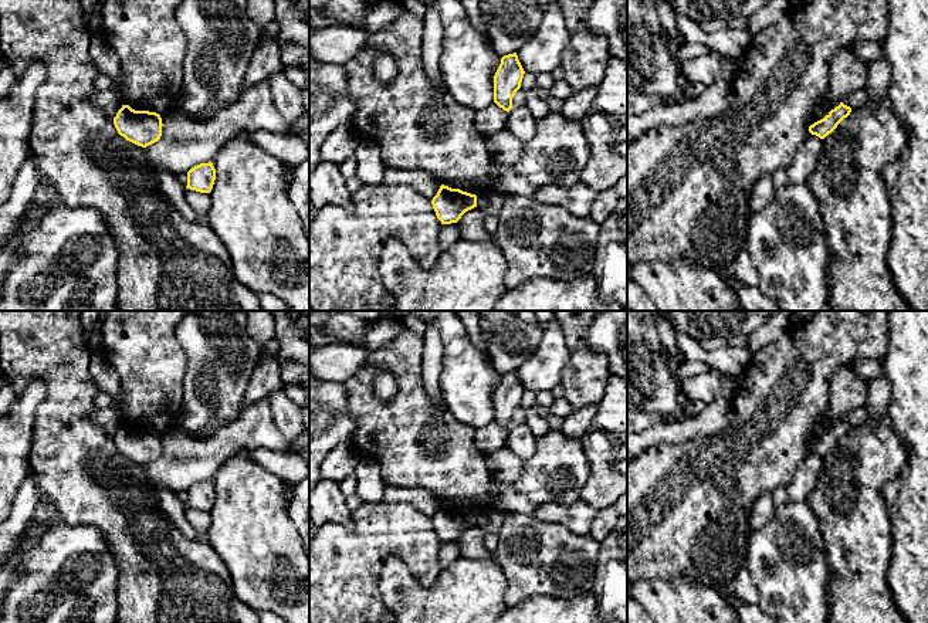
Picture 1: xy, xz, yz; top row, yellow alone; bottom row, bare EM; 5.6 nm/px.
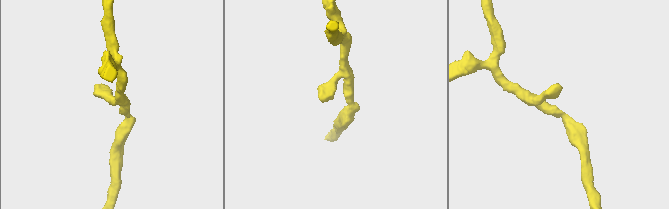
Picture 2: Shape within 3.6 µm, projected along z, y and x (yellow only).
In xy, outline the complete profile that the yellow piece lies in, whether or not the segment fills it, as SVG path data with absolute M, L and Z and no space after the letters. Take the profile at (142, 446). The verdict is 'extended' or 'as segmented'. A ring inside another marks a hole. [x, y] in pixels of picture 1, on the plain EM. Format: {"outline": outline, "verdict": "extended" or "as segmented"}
{"outline": "M122 423L114 436L114 443L121 454L142 465L158 460L163 444L159 431L135 429L129 423Z", "verdict": "as segmented"}

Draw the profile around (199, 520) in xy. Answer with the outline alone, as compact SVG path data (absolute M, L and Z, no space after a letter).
M184 507L184 517L197 532L207 534L207 529L211 522L211 517L209 511L200 511L196 508Z

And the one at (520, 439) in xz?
M526 424L511 426L505 446L526 461L535 454L536 439Z

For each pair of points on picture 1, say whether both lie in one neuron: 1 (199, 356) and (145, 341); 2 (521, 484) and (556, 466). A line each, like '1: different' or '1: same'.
1: different
2: same

